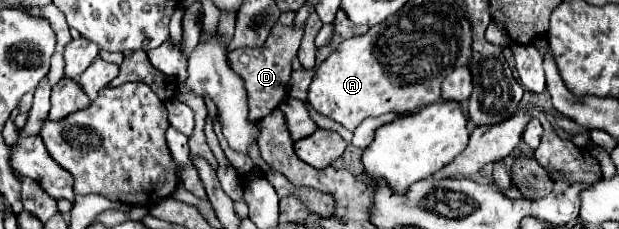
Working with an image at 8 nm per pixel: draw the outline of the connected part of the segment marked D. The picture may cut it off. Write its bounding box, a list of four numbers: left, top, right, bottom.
[227,23,303,123]

